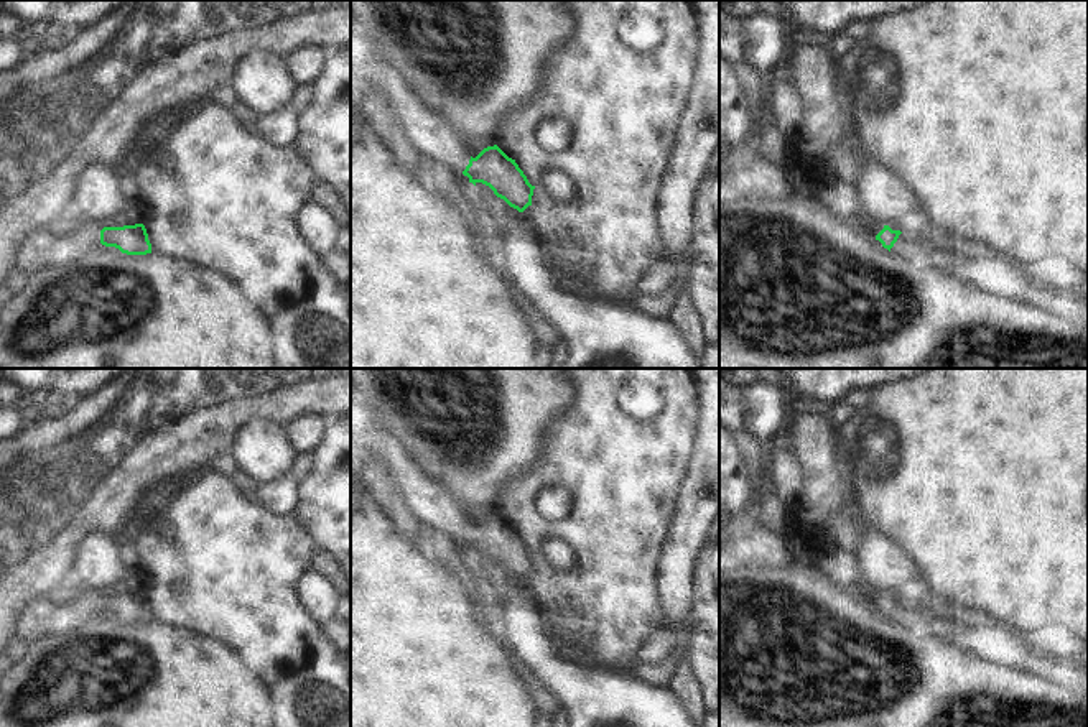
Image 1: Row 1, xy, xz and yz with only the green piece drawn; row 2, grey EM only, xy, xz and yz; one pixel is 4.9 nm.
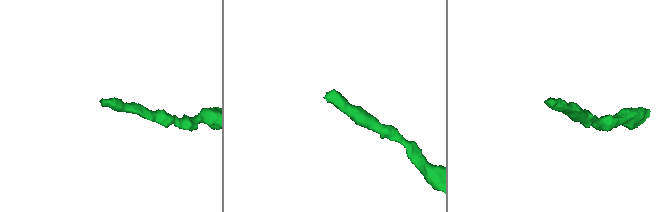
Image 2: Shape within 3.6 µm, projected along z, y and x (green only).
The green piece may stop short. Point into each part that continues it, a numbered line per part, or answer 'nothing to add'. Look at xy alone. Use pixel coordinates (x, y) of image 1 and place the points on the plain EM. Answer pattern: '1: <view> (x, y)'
1: xy (76, 606)

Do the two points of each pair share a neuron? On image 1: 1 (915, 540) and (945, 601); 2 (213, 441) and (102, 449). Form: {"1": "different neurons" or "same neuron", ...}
{"1": "same neuron", "2": "same neuron"}

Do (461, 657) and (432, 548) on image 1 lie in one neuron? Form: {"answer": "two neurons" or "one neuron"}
{"answer": "one neuron"}

